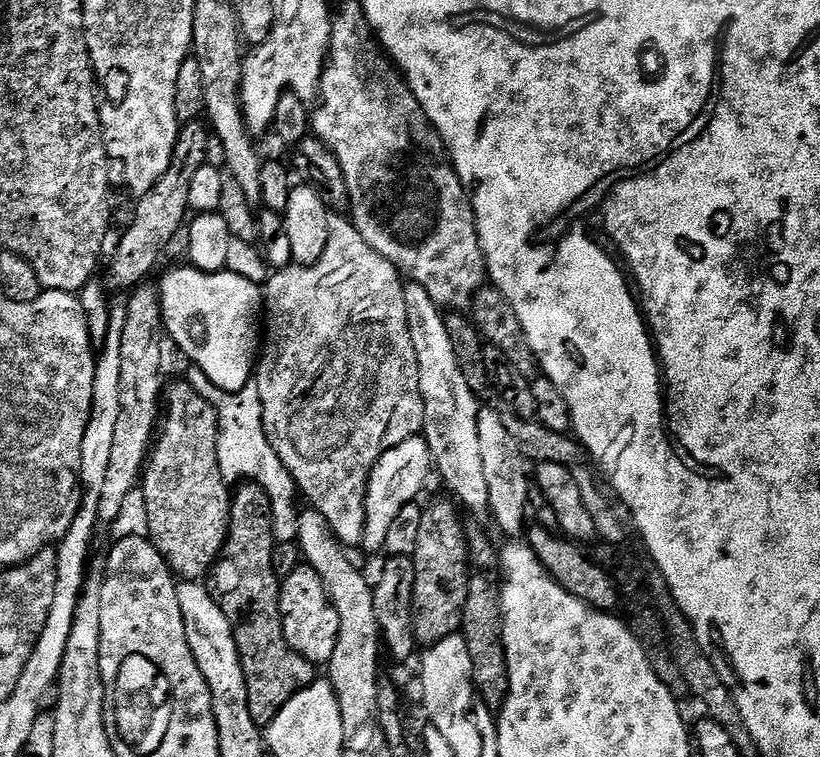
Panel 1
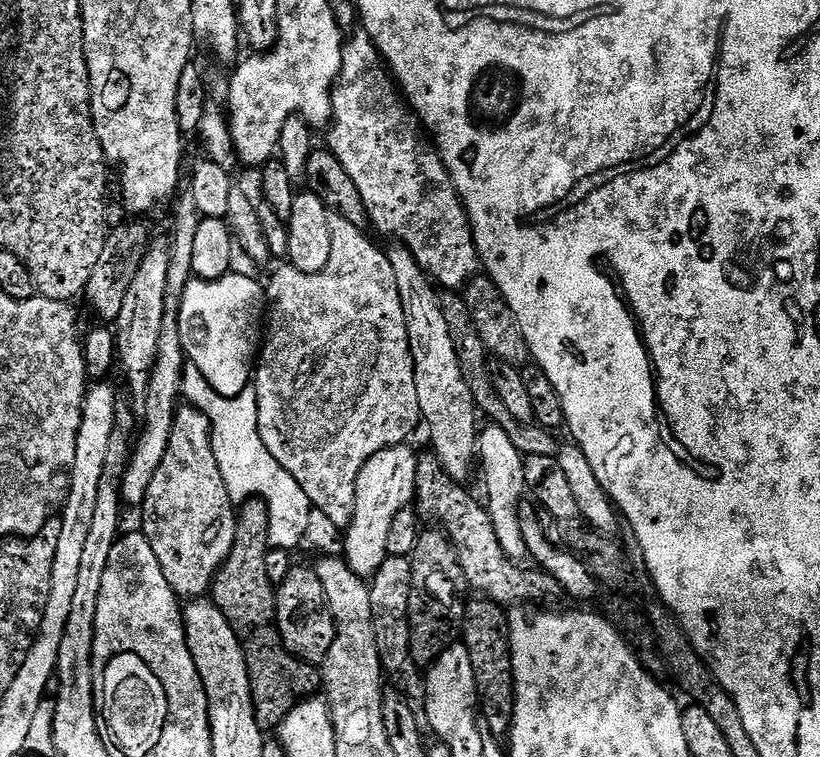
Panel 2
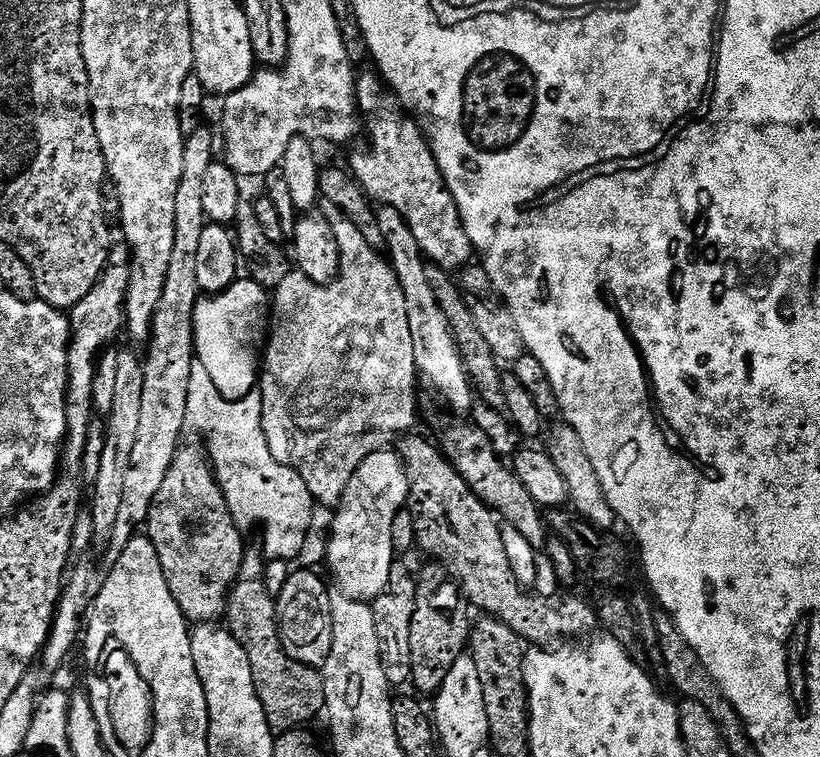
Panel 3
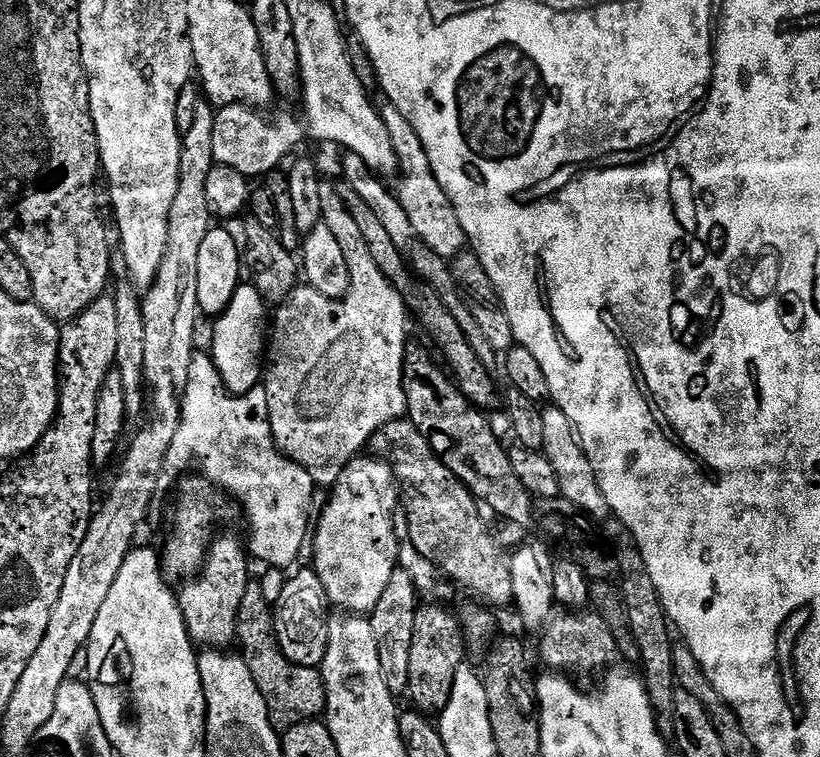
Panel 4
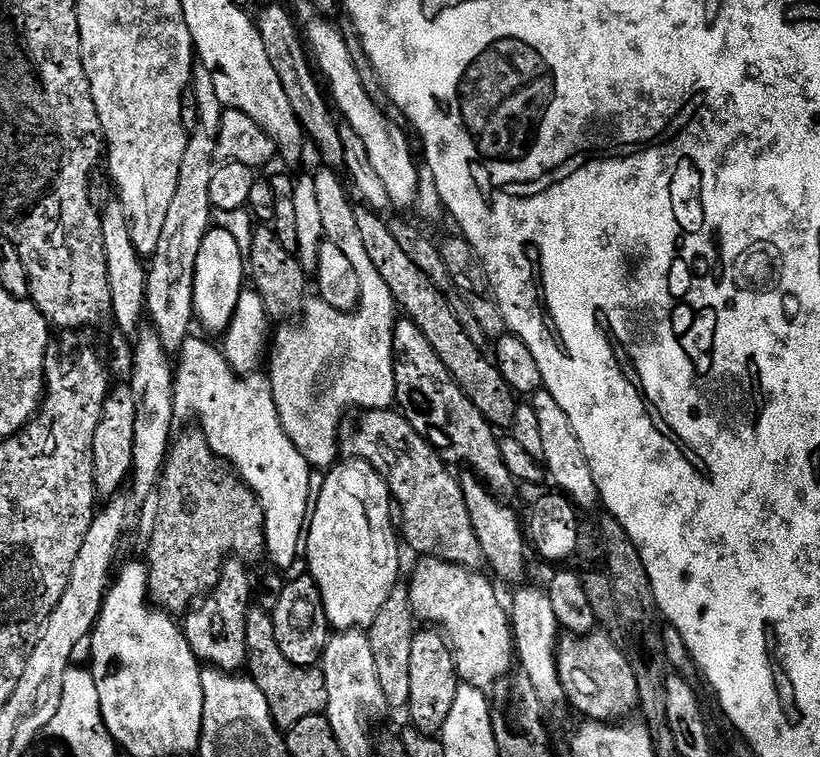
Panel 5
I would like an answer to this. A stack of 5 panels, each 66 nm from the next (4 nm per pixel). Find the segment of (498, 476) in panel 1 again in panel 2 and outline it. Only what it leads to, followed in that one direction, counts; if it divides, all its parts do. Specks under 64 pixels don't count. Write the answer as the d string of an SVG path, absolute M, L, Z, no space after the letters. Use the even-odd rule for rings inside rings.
M489 423L488 429L478 436L478 460L484 463L484 488L488 491L486 507L490 514L490 522L494 525L494 534L498 534L498 542L502 542L502 550L514 562L529 559L526 542L522 538L520 525L520 505L526 496L528 483L524 469L525 455L520 453L506 432L498 425Z

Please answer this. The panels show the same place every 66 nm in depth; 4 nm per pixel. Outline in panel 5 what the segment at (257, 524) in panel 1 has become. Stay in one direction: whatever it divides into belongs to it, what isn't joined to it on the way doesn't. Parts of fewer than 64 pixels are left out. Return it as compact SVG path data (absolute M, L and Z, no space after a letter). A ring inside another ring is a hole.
M249 607L246 614L246 650L248 662L247 675L266 694L266 702L270 706L272 721L281 730L287 730L302 722L302 718L310 718L327 713L328 695L326 694L326 678L319 667L303 668L294 666L286 654L278 646L278 638L274 638L274 622L272 613Z

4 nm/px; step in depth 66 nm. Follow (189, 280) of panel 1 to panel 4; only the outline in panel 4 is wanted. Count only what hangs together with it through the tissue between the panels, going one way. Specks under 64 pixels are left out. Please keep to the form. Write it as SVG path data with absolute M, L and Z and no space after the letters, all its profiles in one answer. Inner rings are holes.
M241 283L226 311L215 317L210 355L220 380L233 394L243 394L257 387L262 380L262 357L266 352L266 301L251 283Z

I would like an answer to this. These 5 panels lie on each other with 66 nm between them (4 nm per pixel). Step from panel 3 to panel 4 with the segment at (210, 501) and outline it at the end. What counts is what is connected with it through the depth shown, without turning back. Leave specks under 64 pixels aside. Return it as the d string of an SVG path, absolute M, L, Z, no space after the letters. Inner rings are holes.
M217 535L199 573L185 583L188 585L184 589L179 589L178 599L188 637L197 645L204 644L200 646L208 650L224 650L228 643L235 641L238 606L250 583L248 562L250 556L243 543L240 545L232 536Z

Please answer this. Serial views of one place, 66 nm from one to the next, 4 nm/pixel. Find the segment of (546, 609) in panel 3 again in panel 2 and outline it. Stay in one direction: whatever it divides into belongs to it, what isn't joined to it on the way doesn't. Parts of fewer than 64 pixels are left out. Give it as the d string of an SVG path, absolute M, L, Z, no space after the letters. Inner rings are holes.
M435 454L421 455L416 461L416 498L414 507L425 521L433 520L448 539L452 541L460 553L460 565L469 589L485 600L505 606L524 606L527 600L540 600L543 596L561 595L560 583L545 572L531 570L523 572L502 550L502 542L498 542L498 534L494 534L494 525L490 522L490 514L483 503L480 504L464 489L459 480L450 478L444 472L440 460Z

